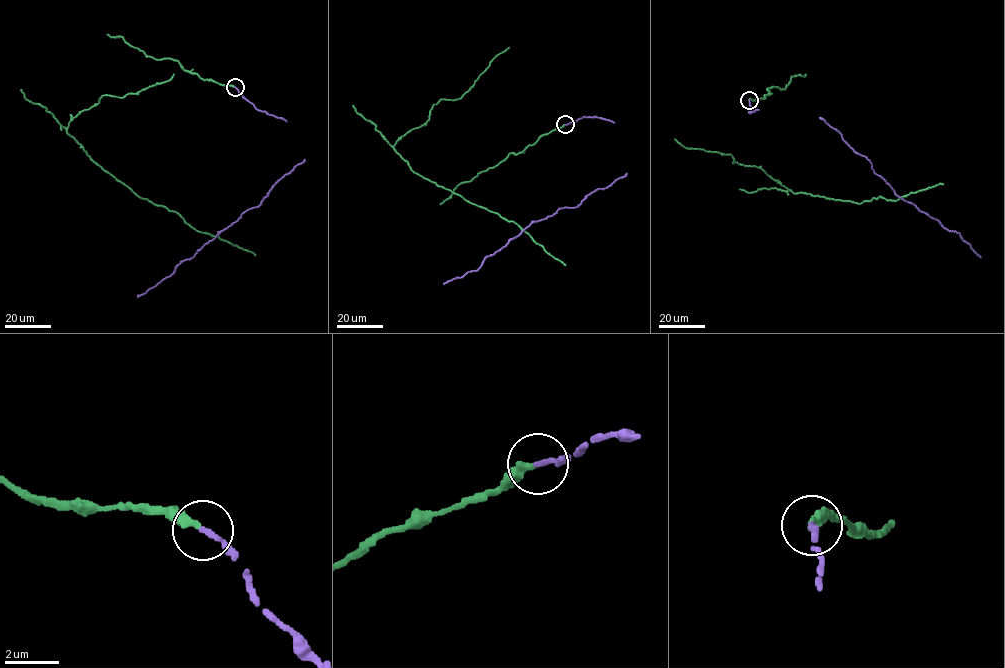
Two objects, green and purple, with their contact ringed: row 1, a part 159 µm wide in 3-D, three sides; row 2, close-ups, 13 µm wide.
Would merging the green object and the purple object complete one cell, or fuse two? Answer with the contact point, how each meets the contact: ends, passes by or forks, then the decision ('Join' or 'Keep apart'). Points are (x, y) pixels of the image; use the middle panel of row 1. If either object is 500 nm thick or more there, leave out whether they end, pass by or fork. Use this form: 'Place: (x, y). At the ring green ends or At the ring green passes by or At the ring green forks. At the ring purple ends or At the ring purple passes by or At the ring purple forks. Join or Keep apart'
Place: (565, 124). At the ring green ends. At the ring purple ends. Join

